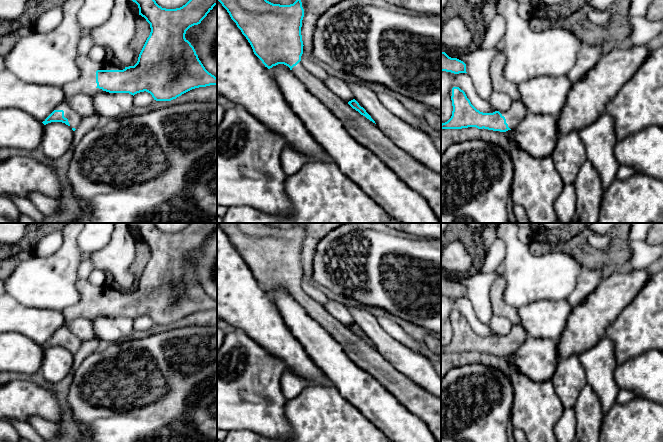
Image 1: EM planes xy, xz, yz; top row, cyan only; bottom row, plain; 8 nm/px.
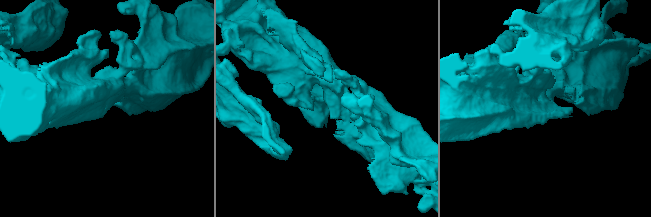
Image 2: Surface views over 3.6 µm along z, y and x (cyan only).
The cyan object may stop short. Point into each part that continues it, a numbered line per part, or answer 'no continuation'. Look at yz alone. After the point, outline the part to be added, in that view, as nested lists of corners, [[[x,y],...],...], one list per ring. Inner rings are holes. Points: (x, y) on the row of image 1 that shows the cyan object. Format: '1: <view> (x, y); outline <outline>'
1: yz (515, 114); outline [[[513,101],[507,111],[500,113],[505,117],[508,127],[510,129],[513,129],[517,127],[524,119],[524,117],[528,114],[528,110],[521,101]]]

